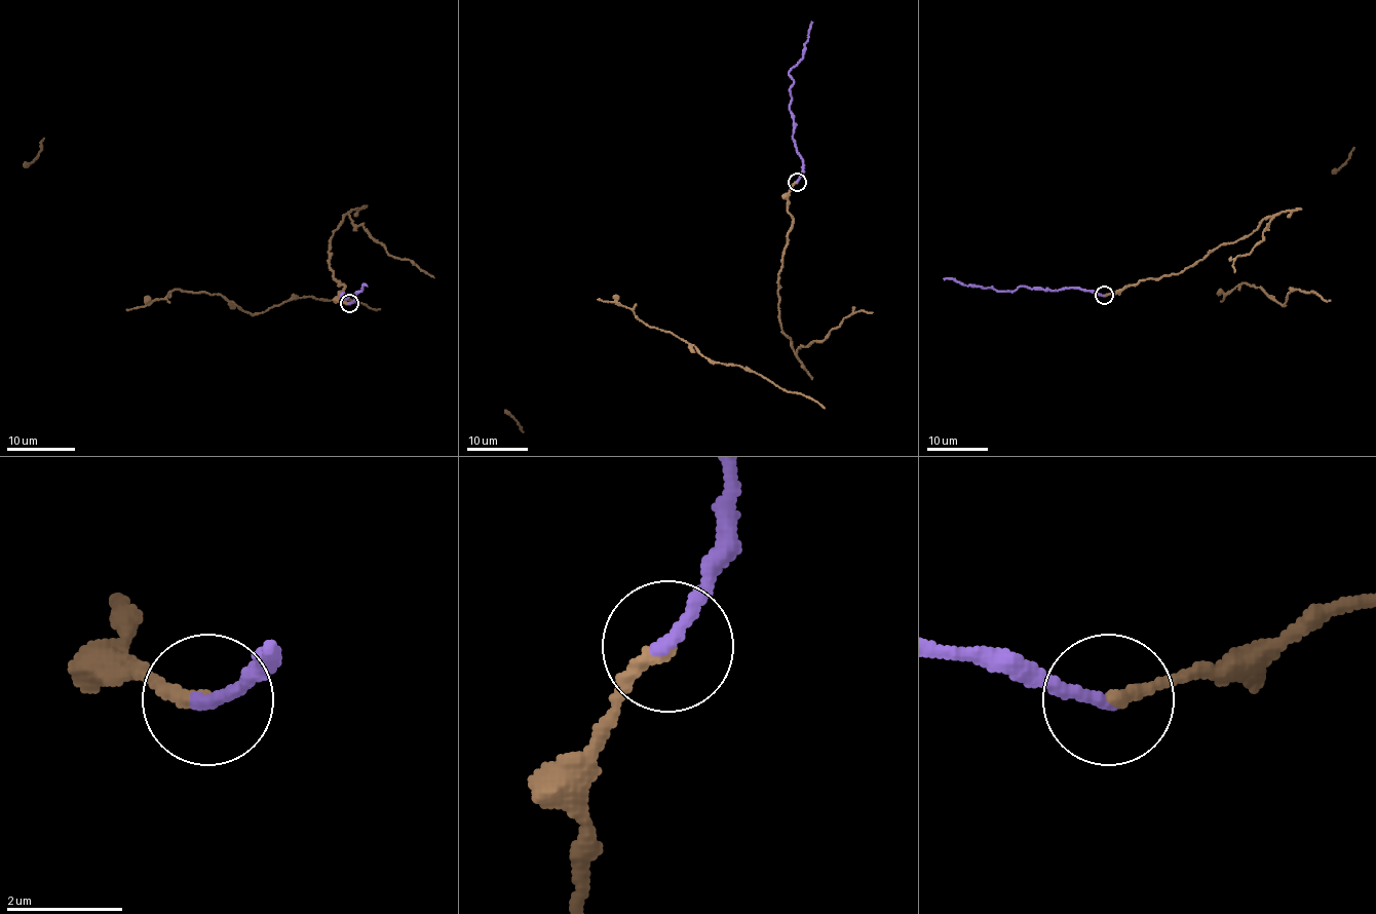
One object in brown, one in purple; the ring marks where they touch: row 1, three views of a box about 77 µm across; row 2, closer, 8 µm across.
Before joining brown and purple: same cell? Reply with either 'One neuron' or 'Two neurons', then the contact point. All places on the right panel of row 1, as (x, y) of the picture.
One neuron. Place: (1104, 295)

